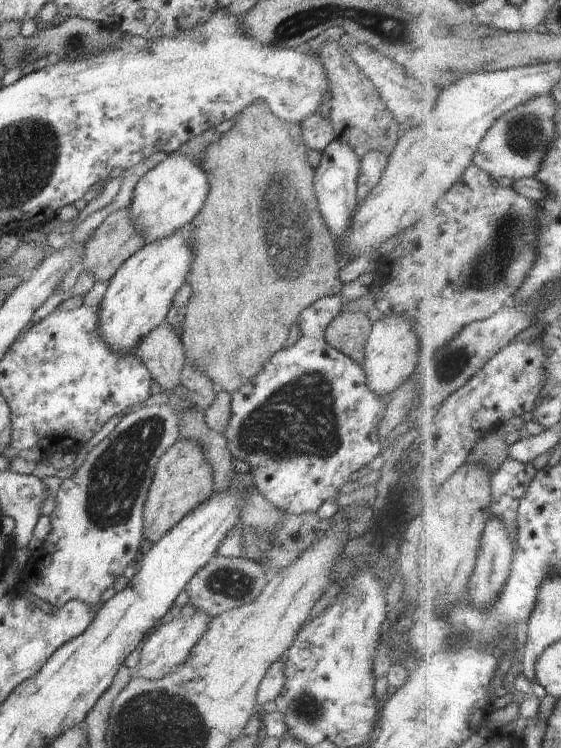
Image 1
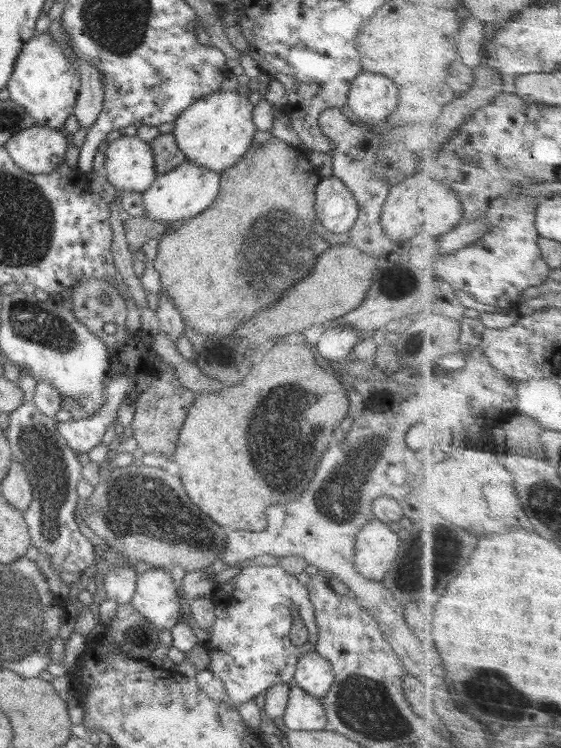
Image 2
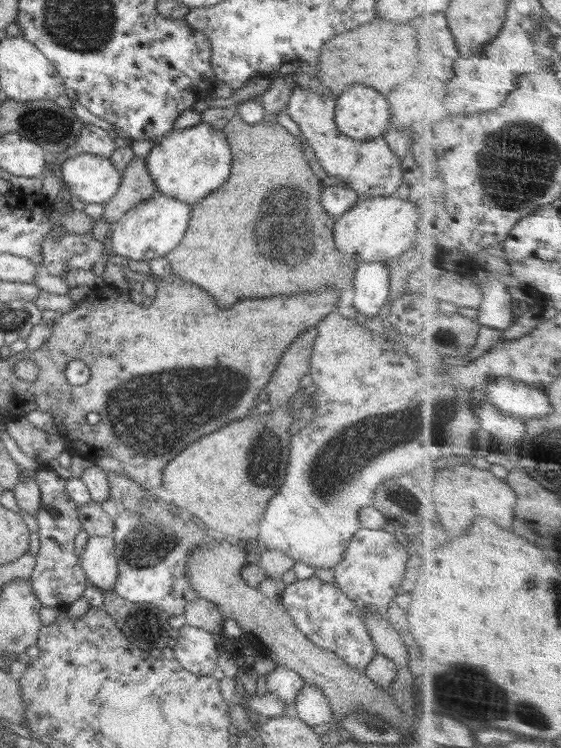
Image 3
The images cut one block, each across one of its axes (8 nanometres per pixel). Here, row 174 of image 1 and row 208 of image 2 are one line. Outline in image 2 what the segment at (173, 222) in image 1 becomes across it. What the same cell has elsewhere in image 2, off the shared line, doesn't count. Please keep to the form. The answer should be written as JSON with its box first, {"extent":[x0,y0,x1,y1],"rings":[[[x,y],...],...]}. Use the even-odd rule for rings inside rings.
{"extent":[143,160,221,222],"rings":[[[184,160],[176,169],[158,175],[143,192],[143,205],[147,216],[160,222],[178,222],[190,220],[193,216],[204,212],[218,196],[221,174],[194,165],[194,162]]]}

